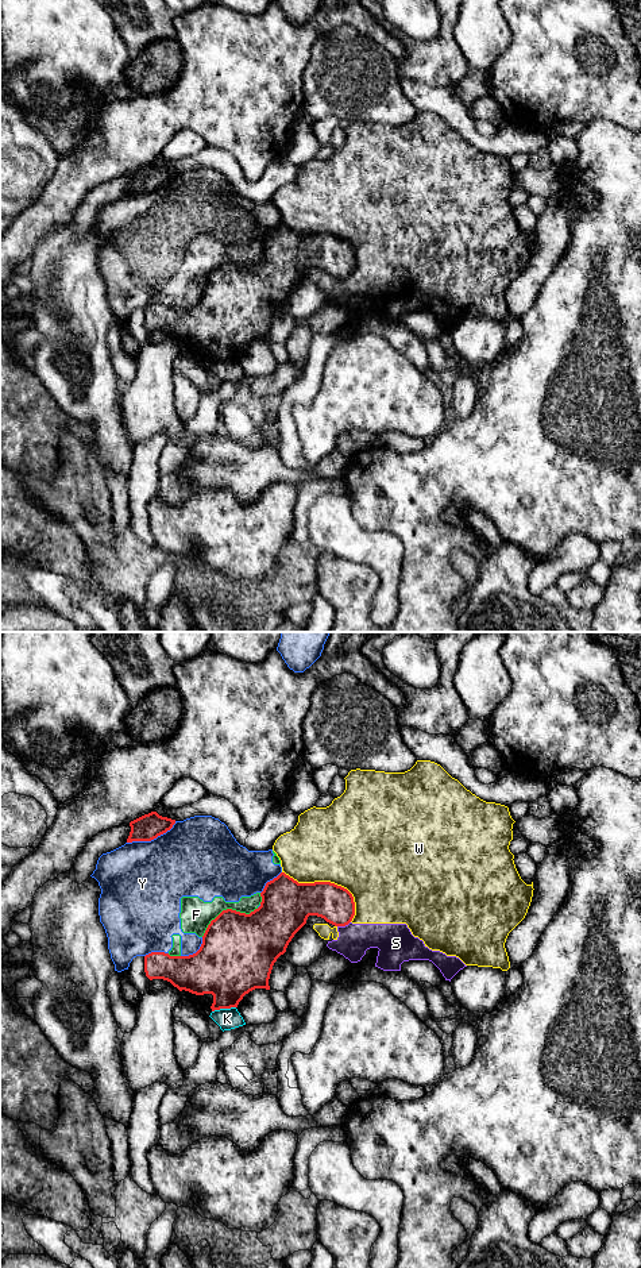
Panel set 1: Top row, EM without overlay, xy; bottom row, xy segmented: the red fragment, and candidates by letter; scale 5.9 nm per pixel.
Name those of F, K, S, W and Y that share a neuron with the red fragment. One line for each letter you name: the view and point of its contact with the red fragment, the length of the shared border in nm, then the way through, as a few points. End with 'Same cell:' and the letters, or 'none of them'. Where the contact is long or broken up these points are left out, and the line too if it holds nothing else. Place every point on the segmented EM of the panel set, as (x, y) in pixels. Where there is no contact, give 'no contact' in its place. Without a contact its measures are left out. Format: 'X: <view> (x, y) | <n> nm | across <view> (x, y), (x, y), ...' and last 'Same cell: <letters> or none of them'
Same cell: none of them

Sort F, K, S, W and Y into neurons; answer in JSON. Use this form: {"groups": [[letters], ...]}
{"groups": [["F", "Y"], ["K"], ["S", "W"]]}

